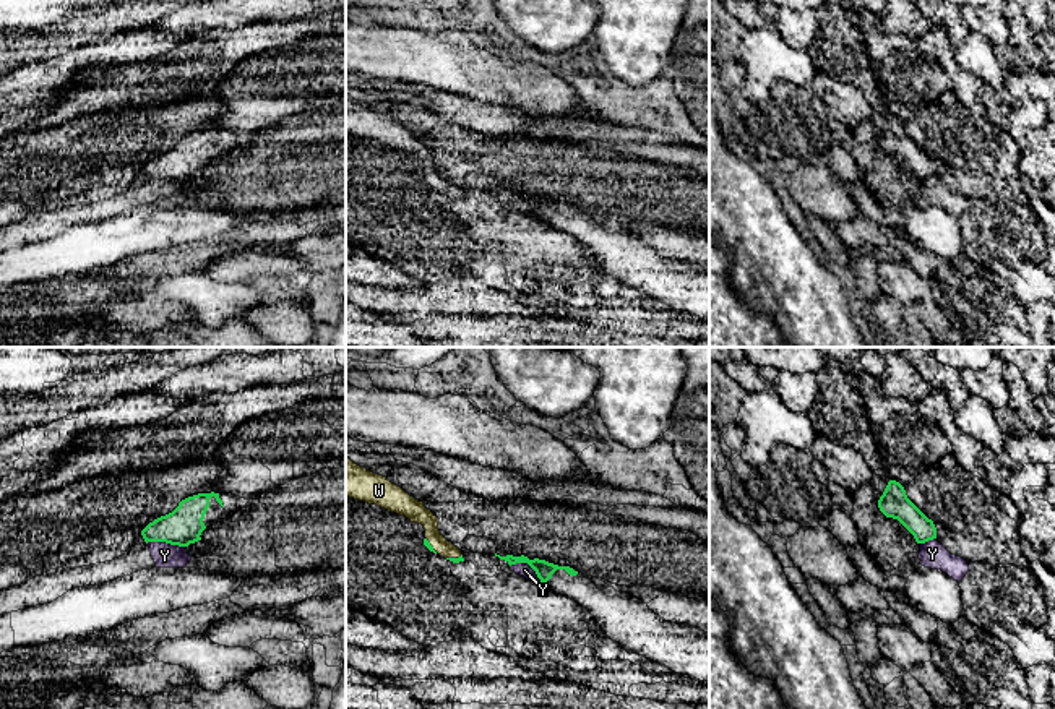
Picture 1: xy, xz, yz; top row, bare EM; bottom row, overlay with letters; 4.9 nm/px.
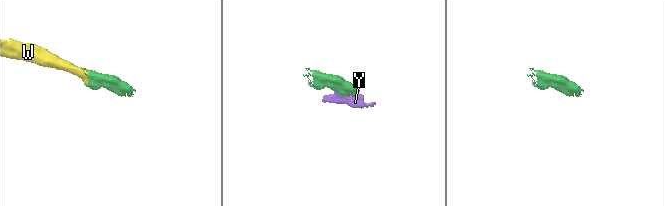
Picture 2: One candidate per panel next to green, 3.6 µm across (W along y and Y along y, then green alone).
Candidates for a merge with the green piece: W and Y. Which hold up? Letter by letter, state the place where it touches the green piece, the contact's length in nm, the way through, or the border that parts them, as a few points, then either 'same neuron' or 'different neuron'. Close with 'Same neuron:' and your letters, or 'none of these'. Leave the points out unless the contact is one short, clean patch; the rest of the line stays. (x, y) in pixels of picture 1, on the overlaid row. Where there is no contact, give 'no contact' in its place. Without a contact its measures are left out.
W: meets green in xz at (430, 545); contact 100 nm long; same neuron
Y: meets green in xy at (166, 542); contact 190 nm long; border along xy (146, 542), (169, 542), (184, 547); different neuron
Same neuron: W

